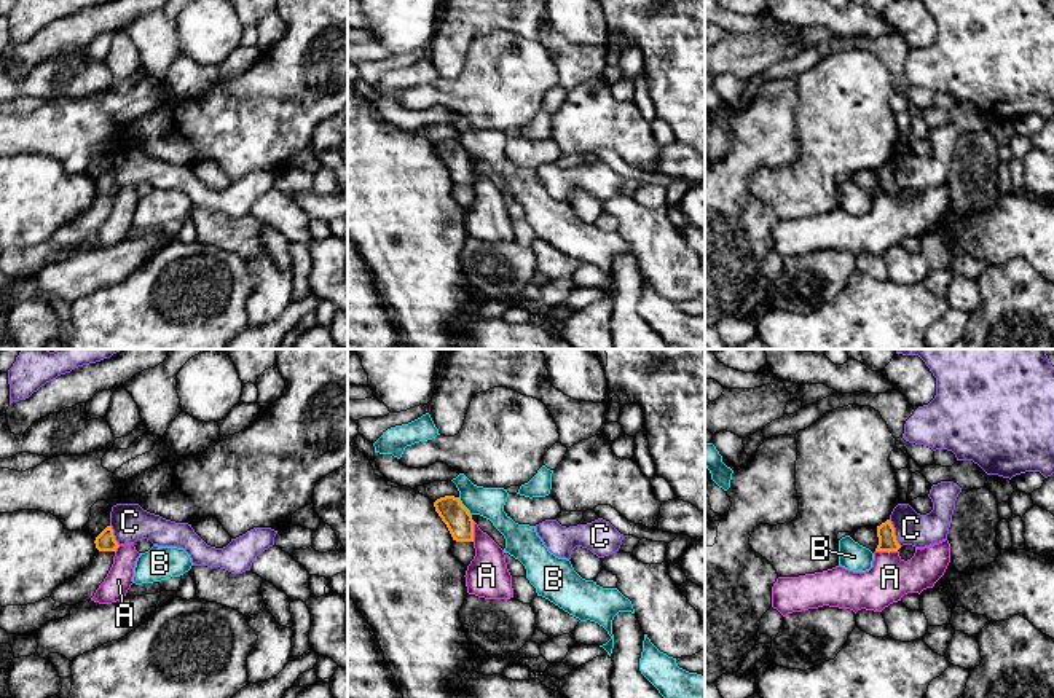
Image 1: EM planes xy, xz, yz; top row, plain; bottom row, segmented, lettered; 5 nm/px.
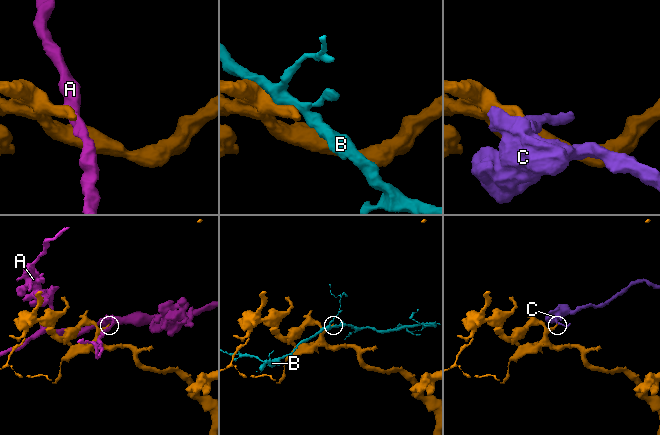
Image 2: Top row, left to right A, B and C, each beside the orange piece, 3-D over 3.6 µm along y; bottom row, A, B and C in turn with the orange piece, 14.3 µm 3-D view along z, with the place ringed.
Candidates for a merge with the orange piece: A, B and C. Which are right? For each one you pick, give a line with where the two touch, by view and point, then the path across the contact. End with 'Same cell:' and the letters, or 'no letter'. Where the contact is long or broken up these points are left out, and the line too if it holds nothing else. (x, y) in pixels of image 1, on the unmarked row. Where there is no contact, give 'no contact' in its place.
Same cell: no letter

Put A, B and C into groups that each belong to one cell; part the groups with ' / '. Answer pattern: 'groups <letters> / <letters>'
groups A / B / C

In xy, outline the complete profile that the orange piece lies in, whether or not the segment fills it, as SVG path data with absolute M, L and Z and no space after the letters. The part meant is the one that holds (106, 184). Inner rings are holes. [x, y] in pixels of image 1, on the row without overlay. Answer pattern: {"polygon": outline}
{"polygon": "M107 169L94 183L99 194L116 194L120 190L115 183L112 169Z"}

